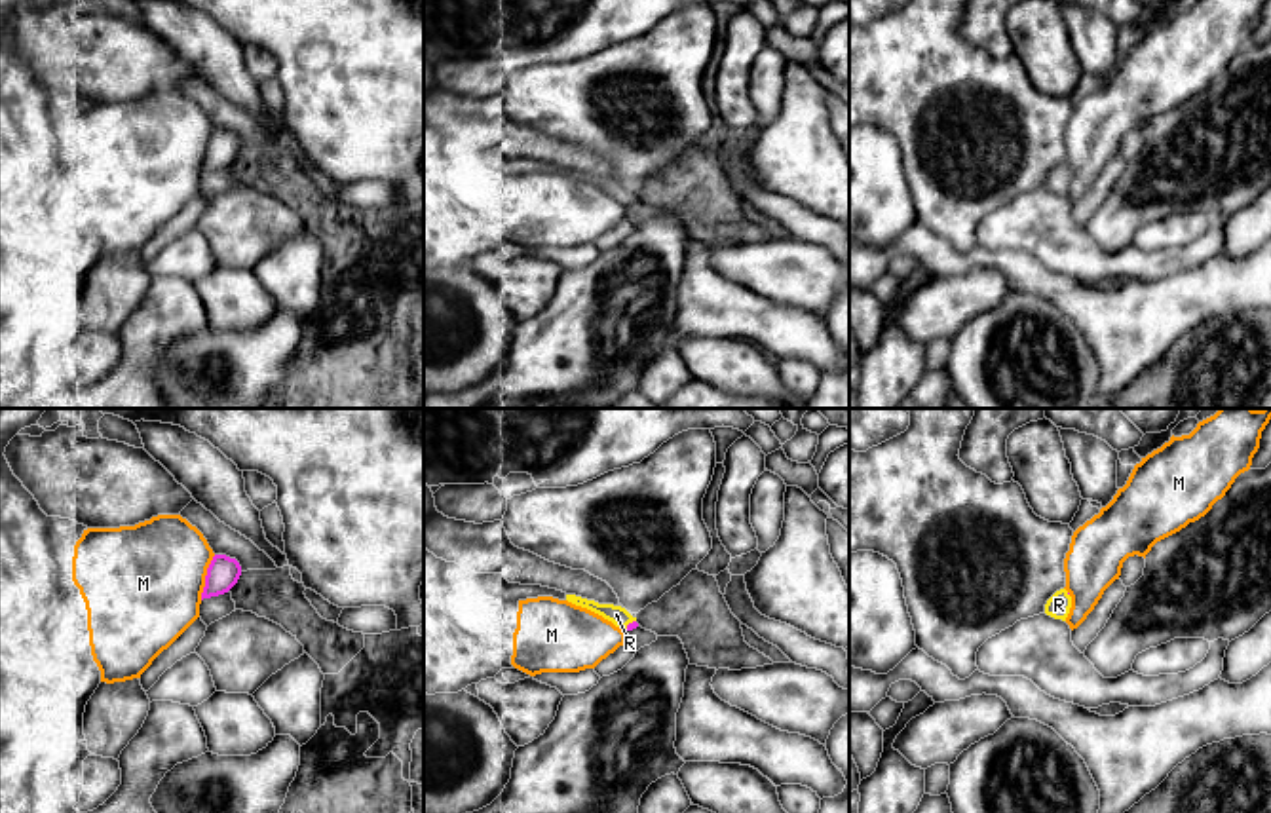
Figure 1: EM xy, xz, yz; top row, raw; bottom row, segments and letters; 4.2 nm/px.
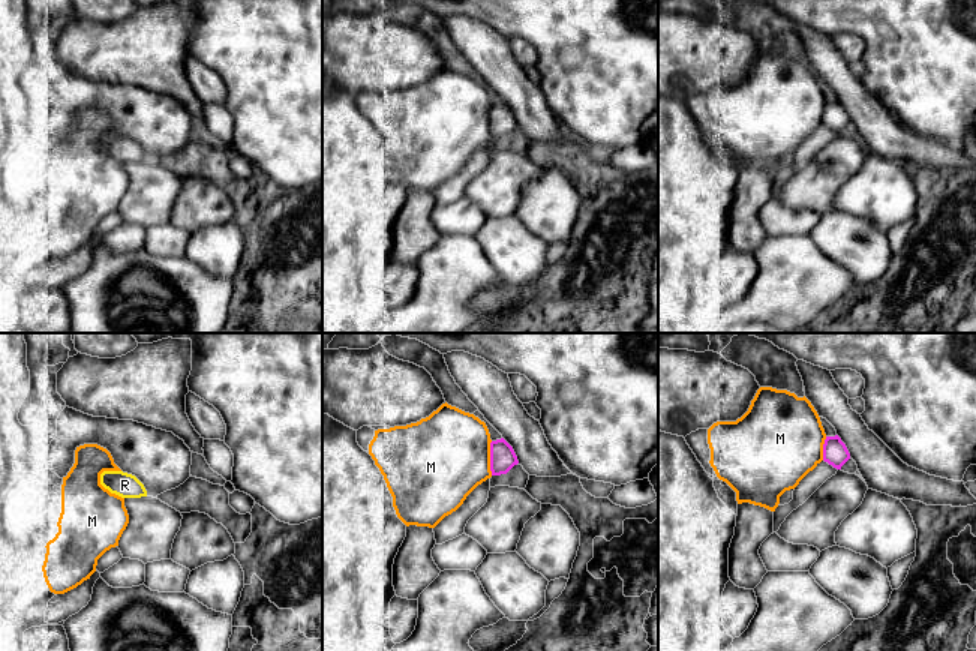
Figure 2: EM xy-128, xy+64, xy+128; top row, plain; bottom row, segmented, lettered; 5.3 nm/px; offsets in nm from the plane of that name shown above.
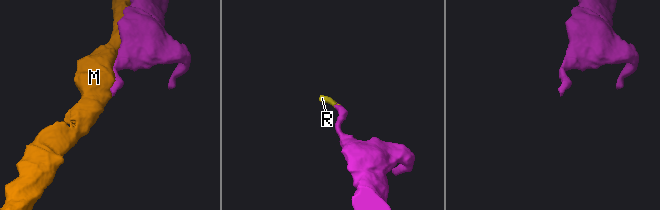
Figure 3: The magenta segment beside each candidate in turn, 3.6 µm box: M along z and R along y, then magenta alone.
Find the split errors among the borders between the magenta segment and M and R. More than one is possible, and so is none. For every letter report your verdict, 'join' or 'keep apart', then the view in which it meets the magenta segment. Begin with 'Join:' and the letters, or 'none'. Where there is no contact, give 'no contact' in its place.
Join: R
M: keep apart | xy
R: join | xz

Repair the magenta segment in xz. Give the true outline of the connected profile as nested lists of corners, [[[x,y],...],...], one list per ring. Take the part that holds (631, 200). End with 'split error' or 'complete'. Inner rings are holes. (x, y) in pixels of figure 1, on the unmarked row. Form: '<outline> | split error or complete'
[[[566,169],[566,175],[587,182],[598,190],[602,190],[604,194],[612,196],[616,201],[619,201],[623,207],[633,205],[638,201],[636,192],[633,192],[625,182],[621,180],[614,180],[614,179],[598,179],[595,175],[587,175],[576,169]]] | split error

